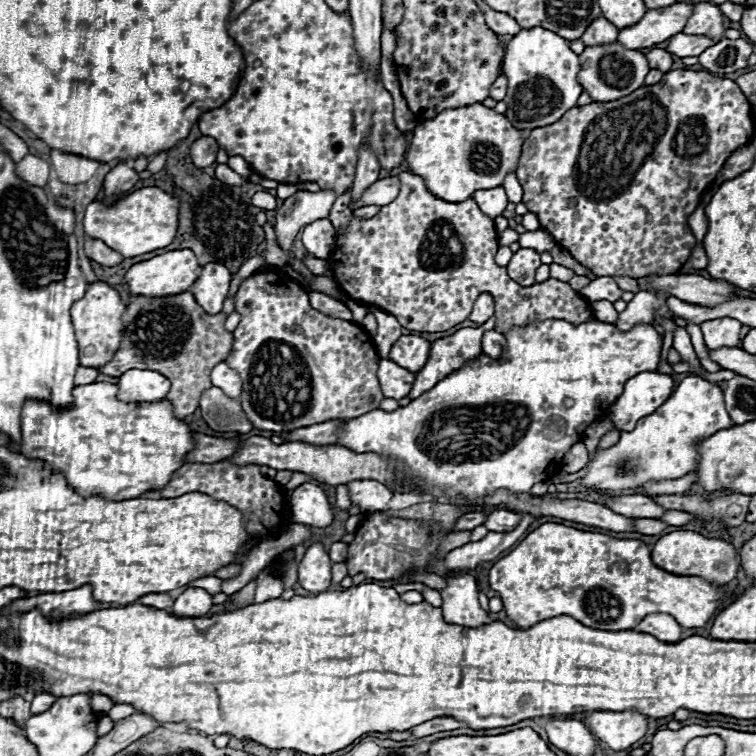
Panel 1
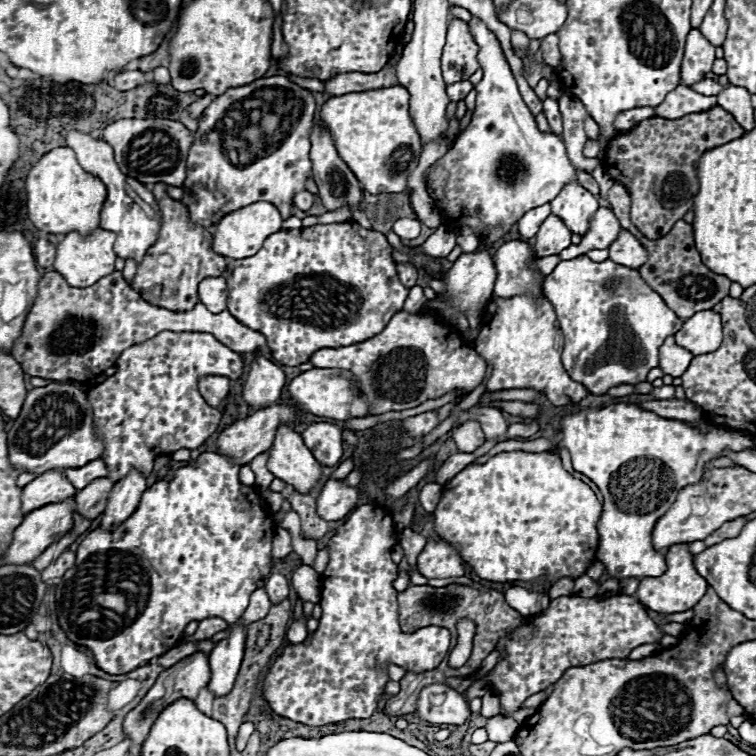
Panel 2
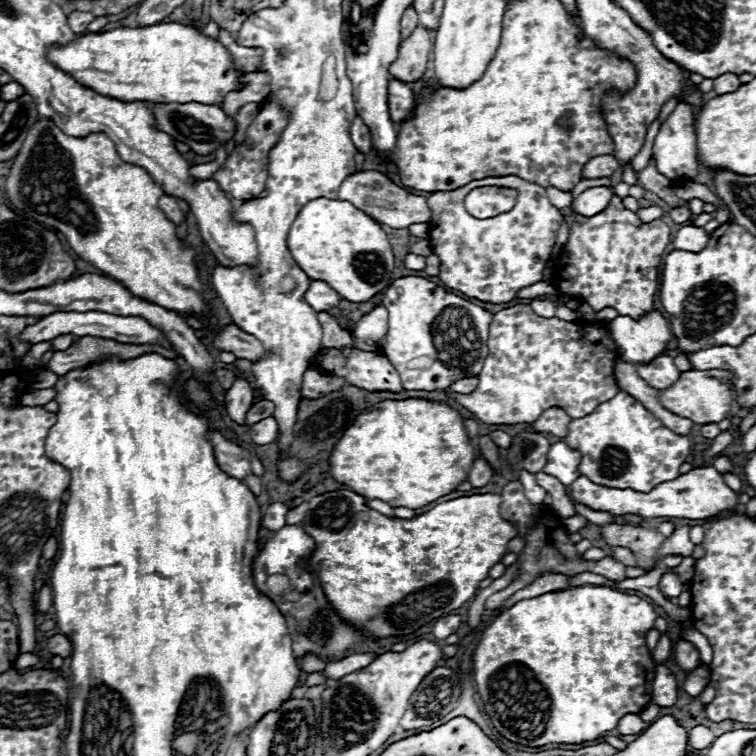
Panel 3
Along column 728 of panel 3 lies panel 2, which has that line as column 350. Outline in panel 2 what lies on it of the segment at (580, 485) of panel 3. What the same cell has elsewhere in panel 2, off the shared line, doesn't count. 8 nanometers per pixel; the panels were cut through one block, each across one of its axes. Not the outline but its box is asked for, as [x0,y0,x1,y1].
[316,480,360,522]

